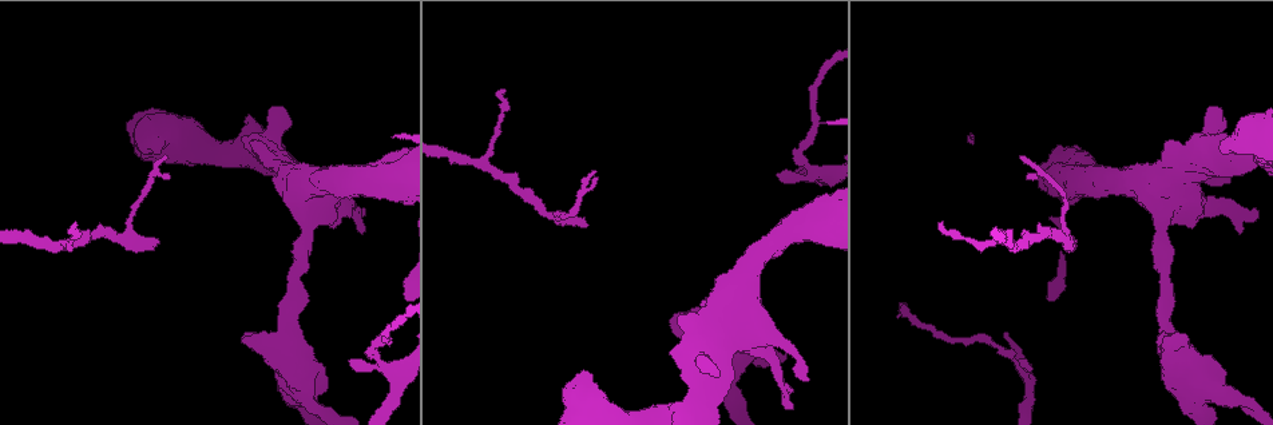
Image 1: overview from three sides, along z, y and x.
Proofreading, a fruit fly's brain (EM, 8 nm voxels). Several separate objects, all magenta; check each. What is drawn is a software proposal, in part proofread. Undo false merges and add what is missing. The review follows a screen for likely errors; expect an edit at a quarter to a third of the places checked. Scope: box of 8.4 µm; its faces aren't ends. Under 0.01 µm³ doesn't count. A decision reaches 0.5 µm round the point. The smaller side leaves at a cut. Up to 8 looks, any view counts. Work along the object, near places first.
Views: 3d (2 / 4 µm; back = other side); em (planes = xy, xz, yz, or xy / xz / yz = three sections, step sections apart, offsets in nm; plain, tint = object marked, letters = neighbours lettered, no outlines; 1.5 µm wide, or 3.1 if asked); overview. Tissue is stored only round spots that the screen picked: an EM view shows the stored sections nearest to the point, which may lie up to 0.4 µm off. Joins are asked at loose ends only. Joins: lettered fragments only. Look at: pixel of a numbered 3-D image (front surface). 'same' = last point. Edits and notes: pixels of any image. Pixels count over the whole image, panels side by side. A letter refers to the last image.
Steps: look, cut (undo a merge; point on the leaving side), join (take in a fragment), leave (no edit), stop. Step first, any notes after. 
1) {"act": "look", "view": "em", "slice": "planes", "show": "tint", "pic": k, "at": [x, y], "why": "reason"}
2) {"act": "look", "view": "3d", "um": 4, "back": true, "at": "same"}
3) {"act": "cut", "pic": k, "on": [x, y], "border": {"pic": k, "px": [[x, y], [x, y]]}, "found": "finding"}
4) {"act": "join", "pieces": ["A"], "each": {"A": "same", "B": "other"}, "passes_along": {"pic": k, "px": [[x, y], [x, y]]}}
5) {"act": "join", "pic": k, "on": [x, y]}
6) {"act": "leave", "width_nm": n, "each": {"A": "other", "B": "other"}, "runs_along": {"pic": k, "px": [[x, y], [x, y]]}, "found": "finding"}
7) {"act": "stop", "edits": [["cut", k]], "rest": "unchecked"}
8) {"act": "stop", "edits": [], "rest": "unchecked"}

{"act": "look", "view": "3d", "um": 4, "pic": 1, "at": [1005, 352], "why": "abrupt turn"}

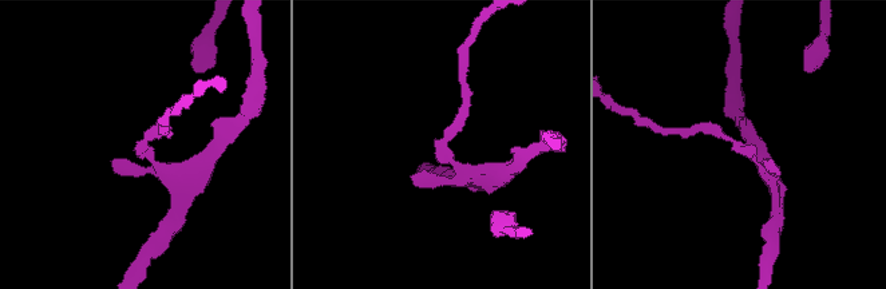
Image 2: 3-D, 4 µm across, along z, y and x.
{"act": "look", "view": "em", "slice": "xz", "step": 8, "show": "letters", "pic": 2, "at": [745, 150]}

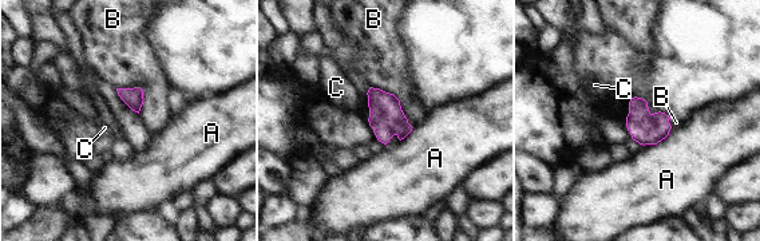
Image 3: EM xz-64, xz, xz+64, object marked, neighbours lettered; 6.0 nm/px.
{"act": "look", "view": "em", "slice": "xy", "step": 4, "show": "letters", "at": "same"}

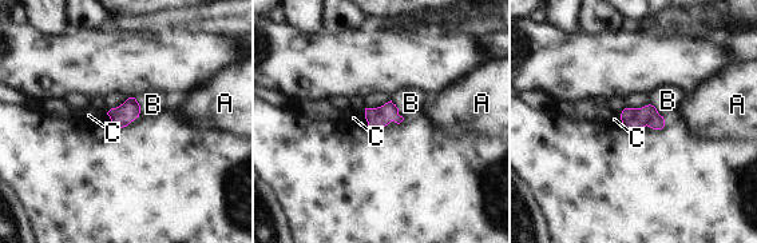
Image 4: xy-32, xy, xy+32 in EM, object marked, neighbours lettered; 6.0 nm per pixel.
{"act": "leave", "each": {"A": "other", "B": "other", "C": "other"}, "border": {"pic": 4, "px": [[364, 111], [368, 126]]}, "found": "continuous, no second neuron"}

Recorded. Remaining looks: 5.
{"act": "look", "view": "em", "slice": "xy", "step": 8, "show": "letters", "pic": 1, "at": [807, 378], "why": "branch stops here"}

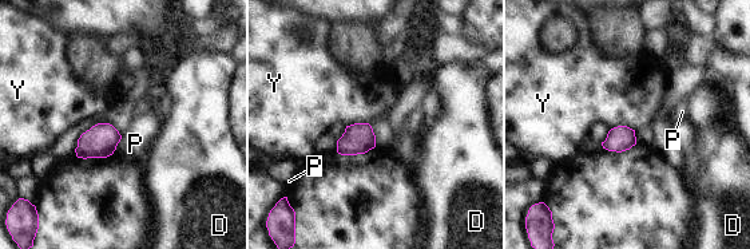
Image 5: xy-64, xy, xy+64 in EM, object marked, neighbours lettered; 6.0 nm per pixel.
{"act": "look", "view": "em", "slice": "planes", "show": "letters", "at": "same", "why": "cut it another way"}

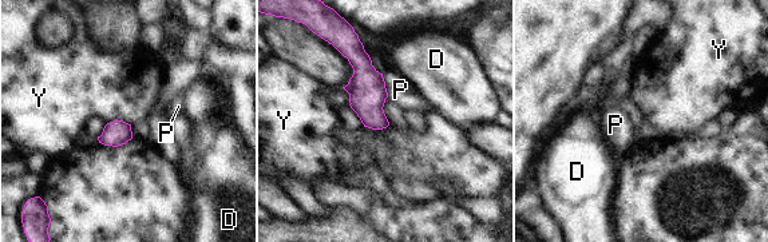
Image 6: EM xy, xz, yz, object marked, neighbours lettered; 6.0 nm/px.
{"act": "leave", "width_nm": 150, "each": {"D": "other", "P": "other", "Y": "other"}, "border": {"pic": 6, "px": [[390, 125], [381, 129], [364, 127]]}, "found": "none of them fits"}

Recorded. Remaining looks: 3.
{"act": "look", "view": "3d", "um": 4, "pic": 1, "at": [244, 136], "why": "thick end"}

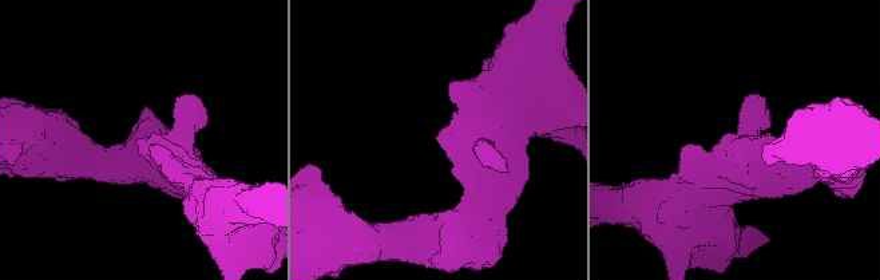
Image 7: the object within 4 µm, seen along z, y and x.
{"act": "look", "view": "em", "slice": "xz", "step": 4, "show": "tint", "pic": 7, "at": [739, 138], "why": "now the EM"}

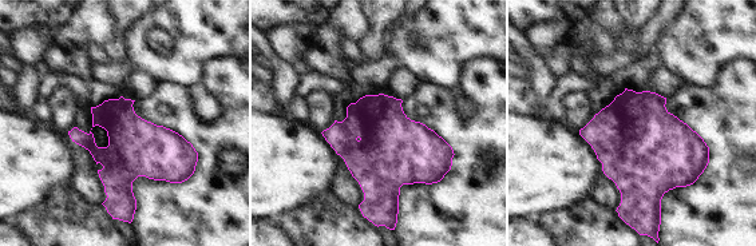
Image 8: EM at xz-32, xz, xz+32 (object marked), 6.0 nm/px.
{"act": "look", "view": "em", "slice": "planes", "show": "letters", "at": "same"}

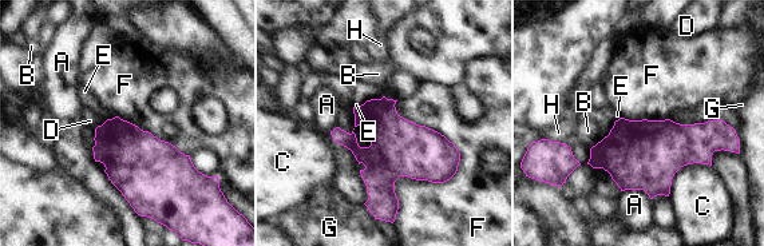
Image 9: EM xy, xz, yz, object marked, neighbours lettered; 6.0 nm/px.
{"act": "leave", "longest_contact_nm": ["F", 750], "each": {"A": "other", "B": "other", "C": "other", "D": "other", "E": "other", "F": "other", "G": "other", "H": "other"}, "border": {"pic": 9, "px": [[398, 100], [392, 222]]}, "found": "none of them fits"}

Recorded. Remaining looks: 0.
{"act": "stop", "edits": [], "rest": "unchecked"}

